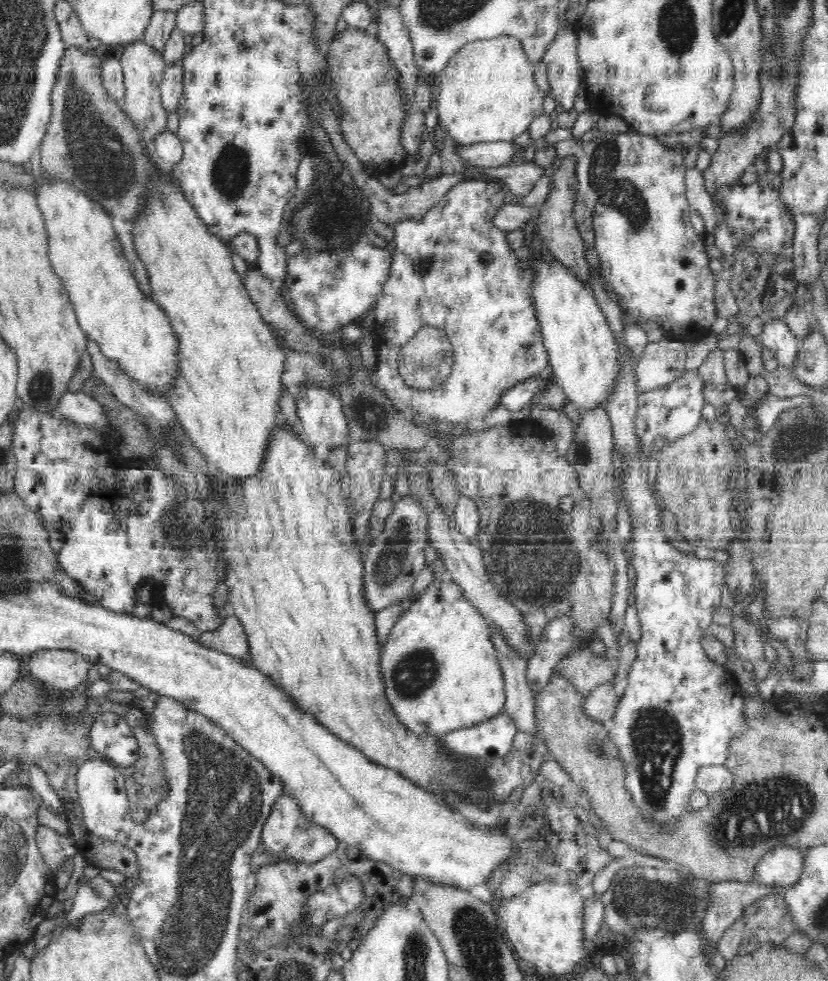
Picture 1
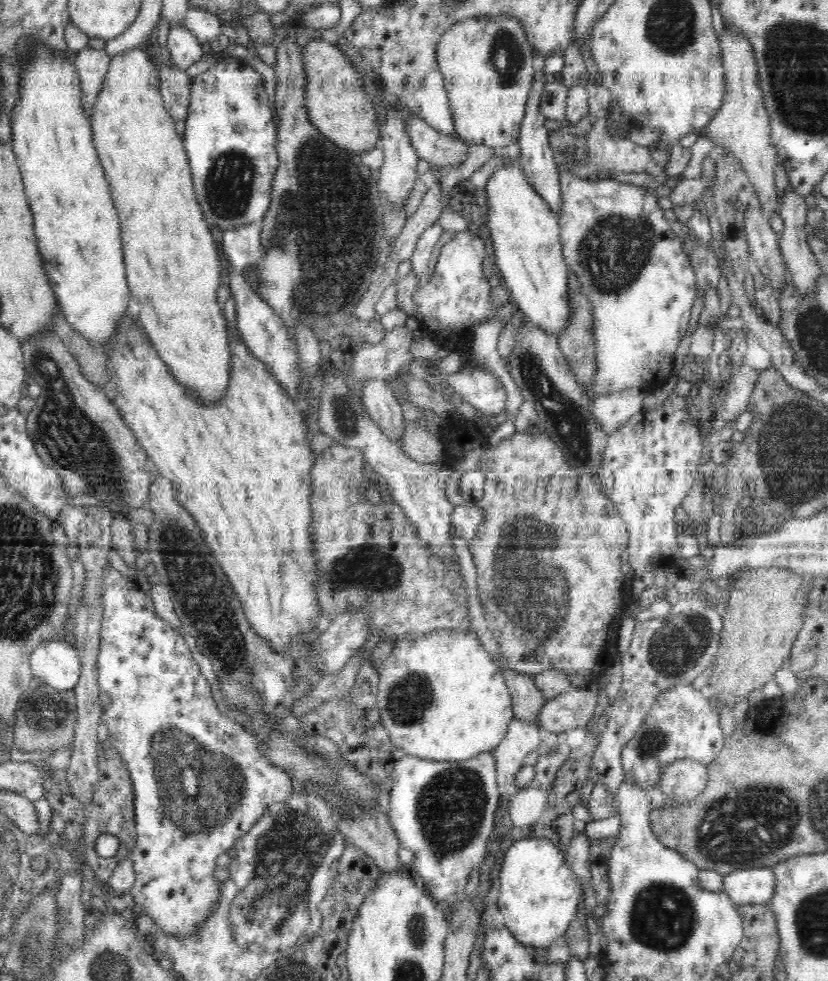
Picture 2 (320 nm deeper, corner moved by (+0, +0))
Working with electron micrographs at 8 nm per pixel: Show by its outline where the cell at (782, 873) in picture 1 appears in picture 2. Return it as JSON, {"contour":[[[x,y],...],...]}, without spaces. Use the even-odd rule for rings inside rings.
{"contour":[[[772,866],[760,868],[733,868],[723,875],[721,890],[737,906],[768,903],[775,893],[776,883]]]}

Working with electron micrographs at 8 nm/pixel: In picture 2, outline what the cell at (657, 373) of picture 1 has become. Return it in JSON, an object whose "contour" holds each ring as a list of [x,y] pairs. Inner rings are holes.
{"contour":[[[634,386],[618,390],[614,394],[595,397],[591,408],[592,416],[601,424],[599,427],[602,430],[612,433],[642,409],[643,398],[647,395],[648,392],[643,392],[643,388]]]}

